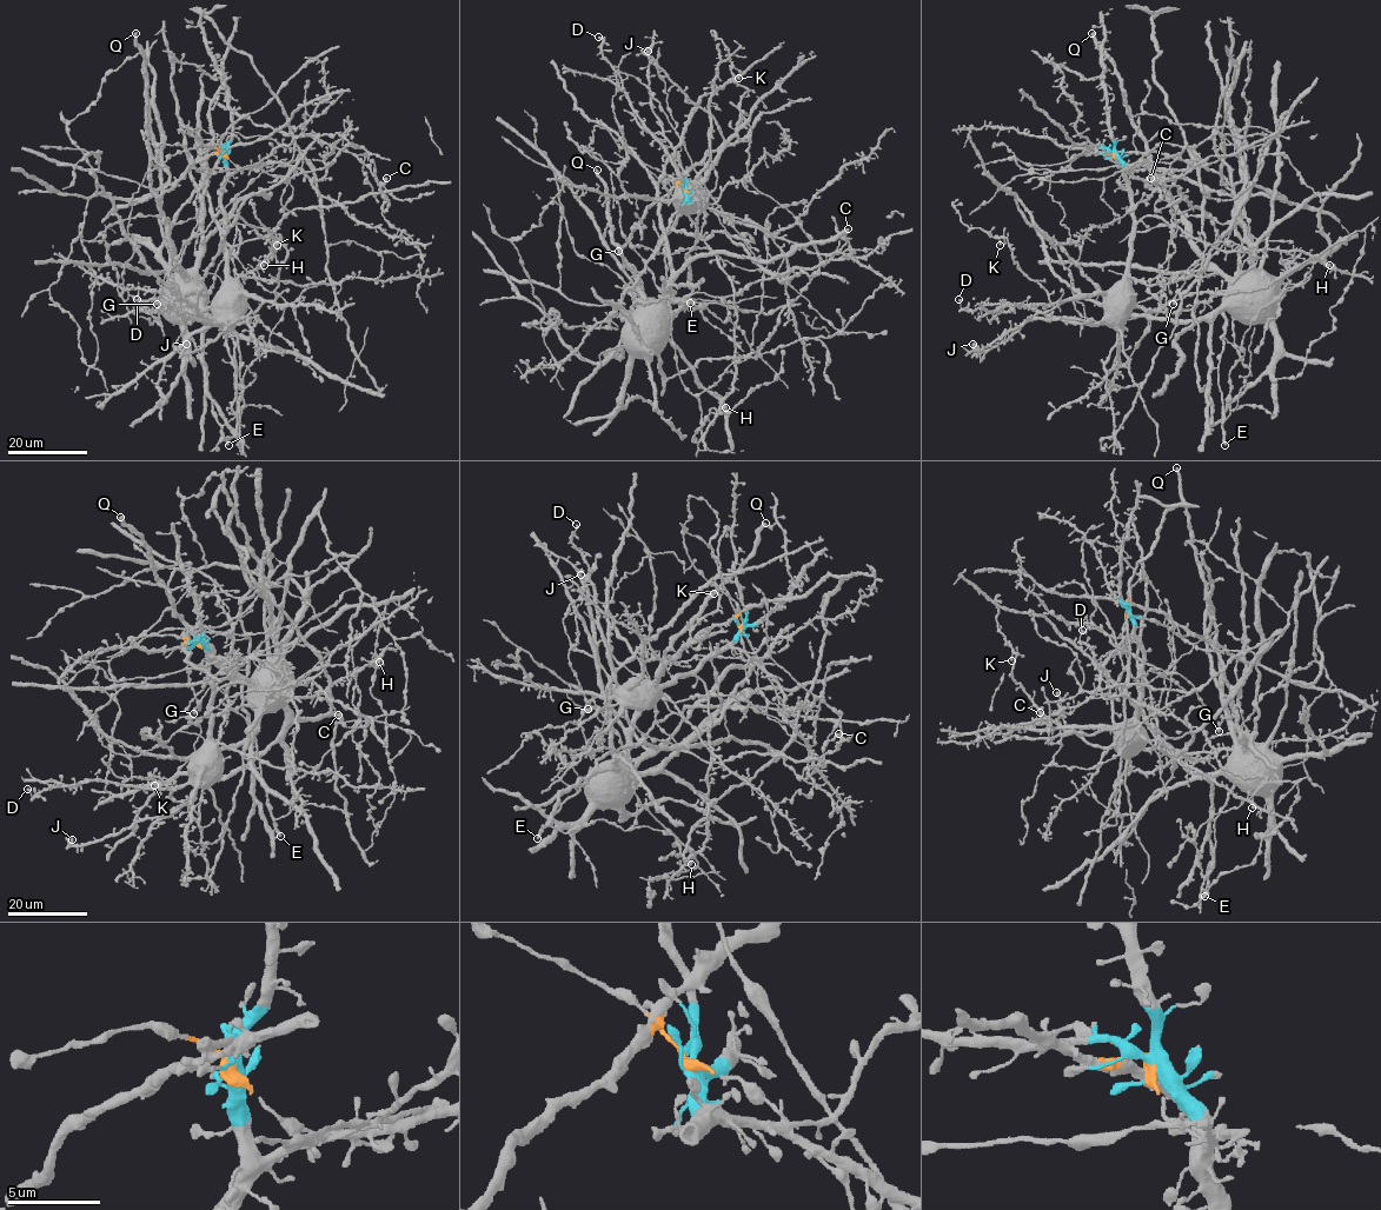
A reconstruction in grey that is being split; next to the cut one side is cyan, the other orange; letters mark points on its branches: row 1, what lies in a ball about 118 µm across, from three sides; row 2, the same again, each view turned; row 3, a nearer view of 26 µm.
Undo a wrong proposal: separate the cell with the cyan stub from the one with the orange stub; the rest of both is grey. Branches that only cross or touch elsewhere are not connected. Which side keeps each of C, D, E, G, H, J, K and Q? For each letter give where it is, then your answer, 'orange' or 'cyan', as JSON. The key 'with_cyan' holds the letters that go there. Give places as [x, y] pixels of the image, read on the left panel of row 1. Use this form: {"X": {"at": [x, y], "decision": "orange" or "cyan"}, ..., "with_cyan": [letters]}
{"C": {"at": [386, 178], "decision": "orange"}, "D": {"at": [137, 299], "decision": "cyan"}, "E": {"at": [228, 445], "decision": "orange"}, "G": {"at": [157, 304], "decision": "orange"}, "H": {"at": [264, 265], "decision": "cyan"}, "J": {"at": [186, 344], "decision": "cyan"}, "K": {"at": [277, 245], "decision": "cyan"}, "Q": {"at": [135, 33], "decision": "orange"}, "with_cyan": ["D", "H", "J", "K"]}

